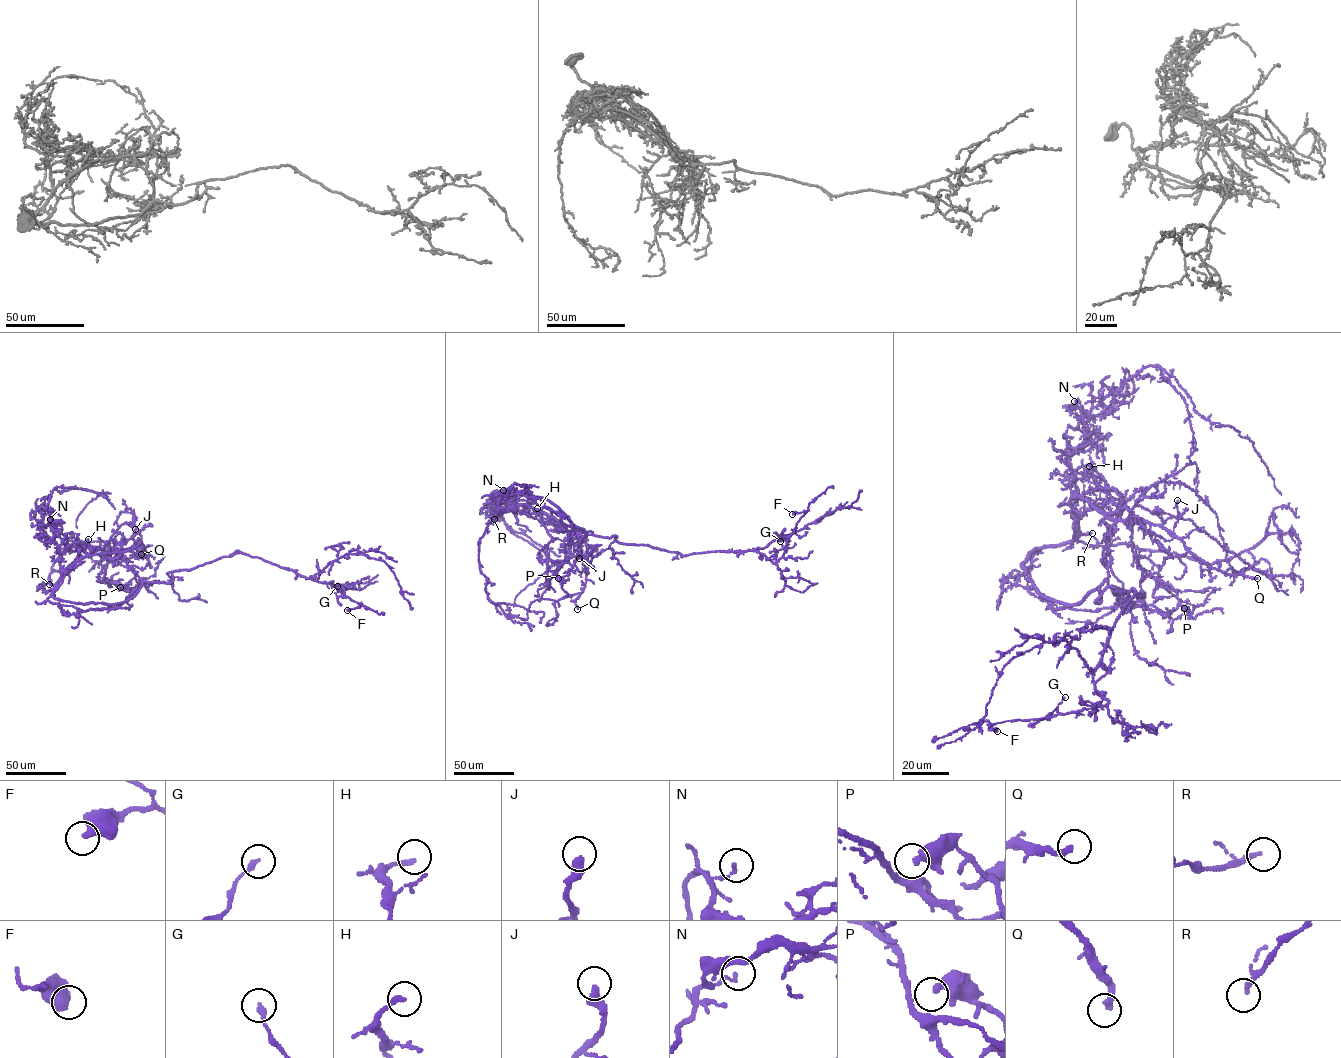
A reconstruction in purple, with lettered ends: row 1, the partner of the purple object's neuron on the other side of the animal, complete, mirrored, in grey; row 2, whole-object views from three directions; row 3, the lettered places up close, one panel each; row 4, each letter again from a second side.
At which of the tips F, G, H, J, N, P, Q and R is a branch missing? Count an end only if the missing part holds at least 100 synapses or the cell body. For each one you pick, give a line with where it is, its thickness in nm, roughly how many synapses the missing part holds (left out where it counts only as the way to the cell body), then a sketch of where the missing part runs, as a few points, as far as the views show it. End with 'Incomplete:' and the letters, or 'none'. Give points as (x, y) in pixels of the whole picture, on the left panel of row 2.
Incomplete: none

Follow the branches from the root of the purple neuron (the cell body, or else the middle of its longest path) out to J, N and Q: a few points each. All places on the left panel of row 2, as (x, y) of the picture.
J: (149, 581), (142, 581), (116, 559), (120, 552), (134, 547), (135, 529)
N: (149, 581), (120, 565), (117, 552), (84, 556), (62, 570), (54, 532), (49, 525), (42, 526), (50, 519)
Q: (149, 581), (142, 581), (116, 559), (136, 543), (145, 551), (146, 555), (138, 556), (141, 554)

